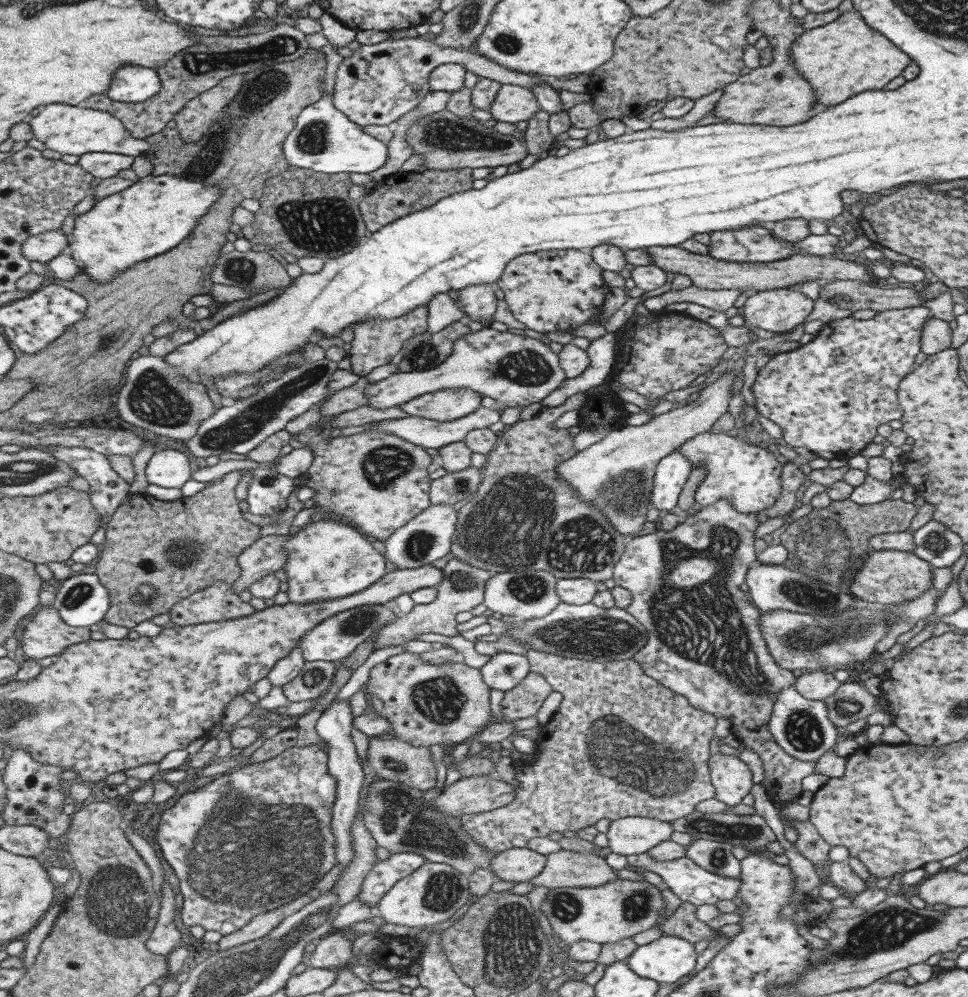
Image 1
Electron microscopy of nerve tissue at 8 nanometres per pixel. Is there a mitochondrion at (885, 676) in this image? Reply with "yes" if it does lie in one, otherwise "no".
no

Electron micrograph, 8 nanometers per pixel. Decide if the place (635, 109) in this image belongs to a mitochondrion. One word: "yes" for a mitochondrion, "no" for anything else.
no

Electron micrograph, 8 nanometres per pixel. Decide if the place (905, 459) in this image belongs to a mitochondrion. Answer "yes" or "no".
no

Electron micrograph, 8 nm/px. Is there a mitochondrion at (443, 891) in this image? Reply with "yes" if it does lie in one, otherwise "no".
yes

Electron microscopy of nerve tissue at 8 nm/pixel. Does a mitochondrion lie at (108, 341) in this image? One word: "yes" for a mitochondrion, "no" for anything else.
yes

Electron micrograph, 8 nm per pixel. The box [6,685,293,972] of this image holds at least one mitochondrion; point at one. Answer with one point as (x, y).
(117, 903)

